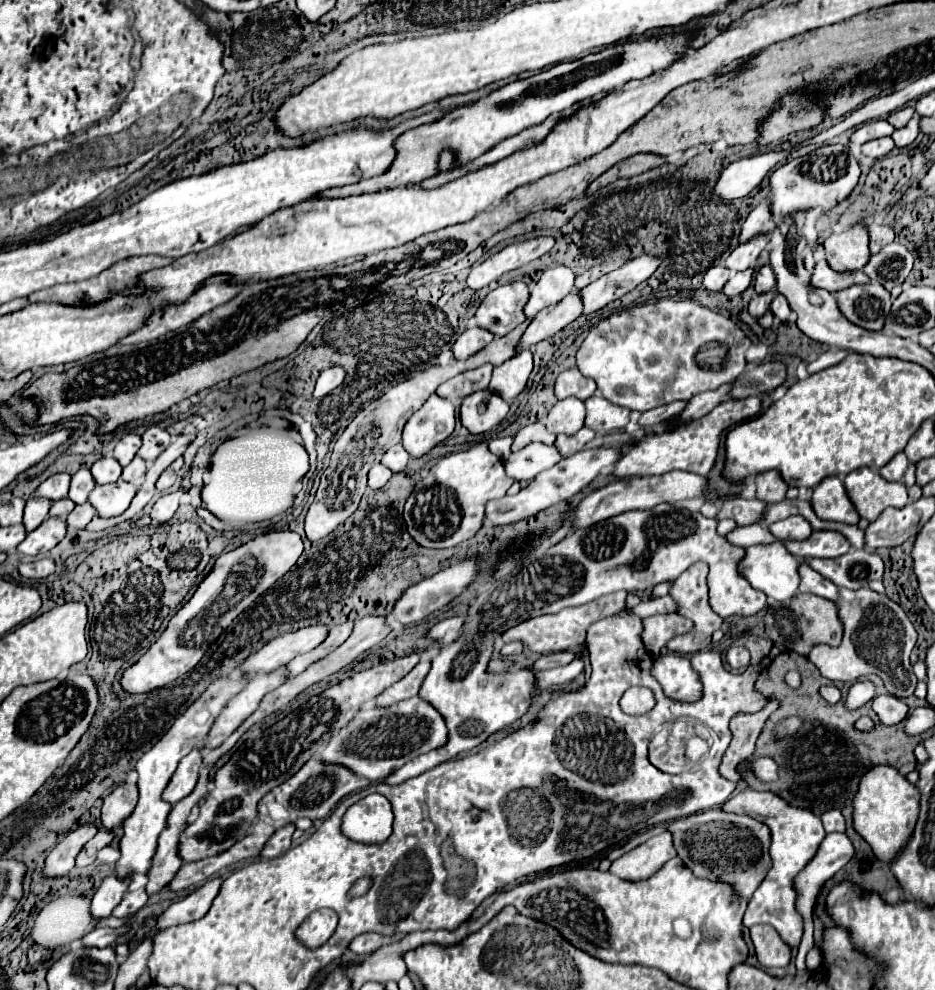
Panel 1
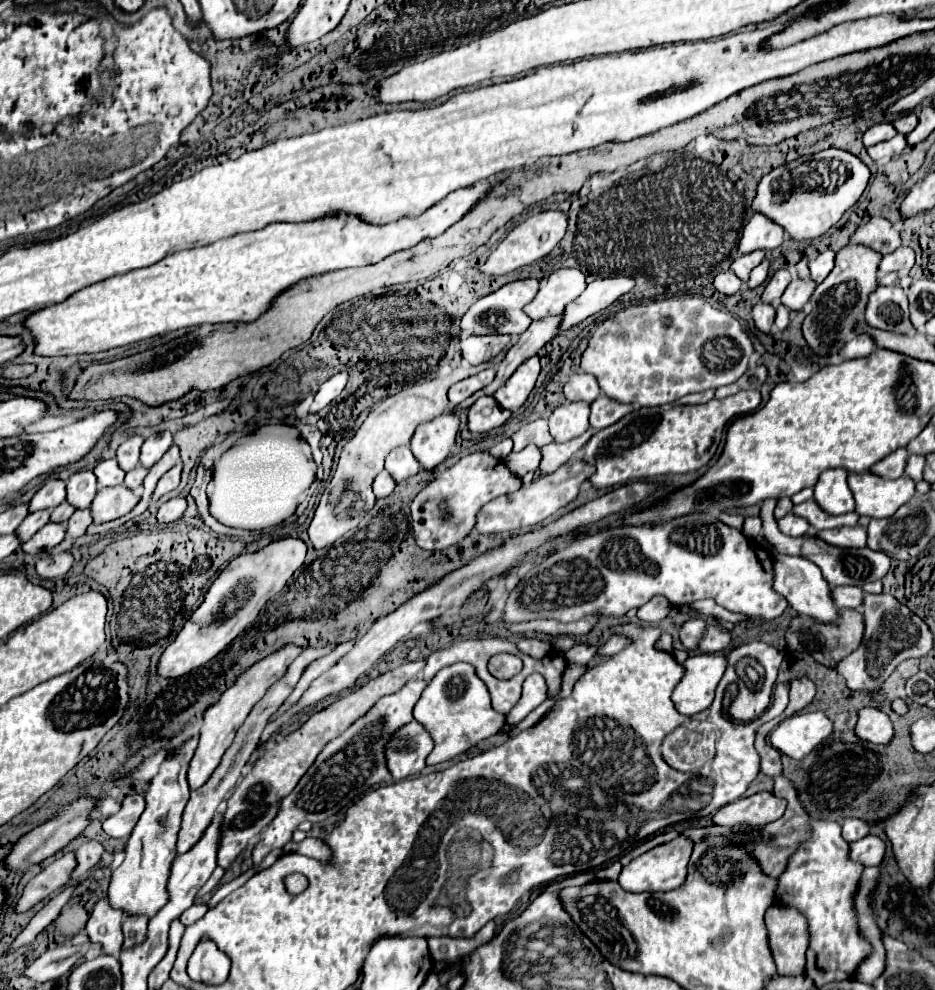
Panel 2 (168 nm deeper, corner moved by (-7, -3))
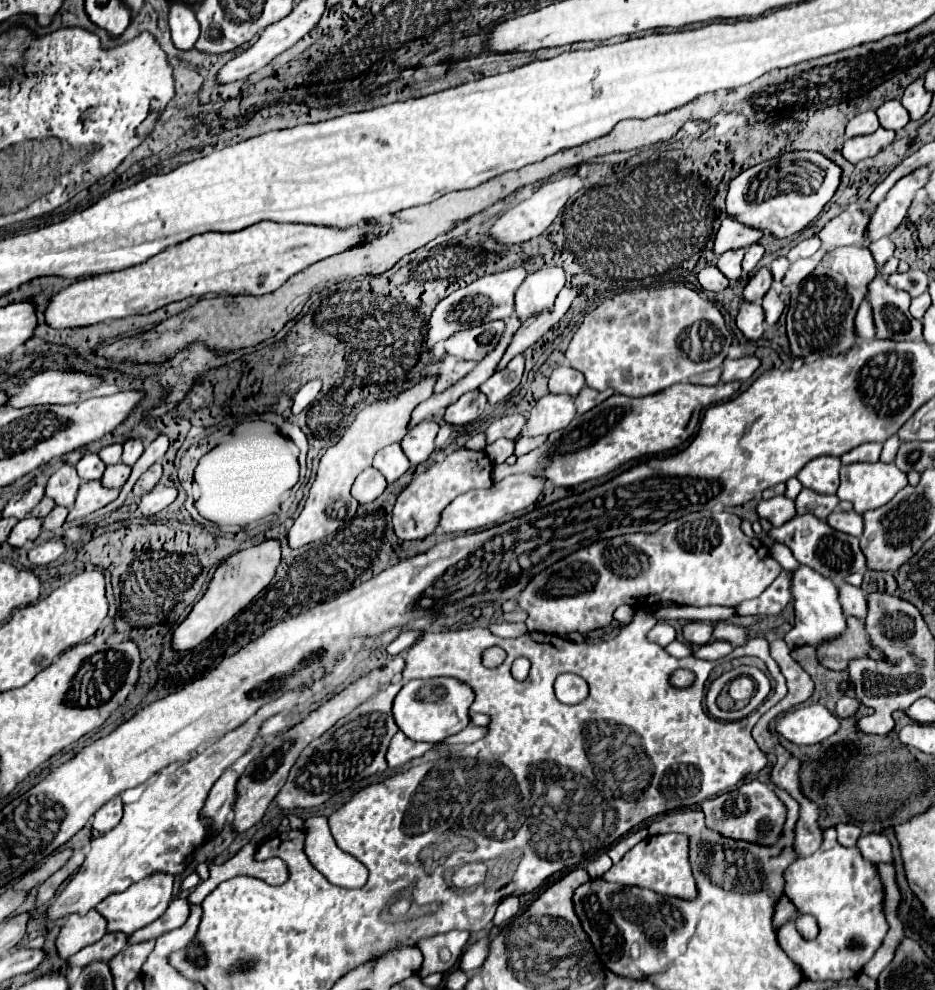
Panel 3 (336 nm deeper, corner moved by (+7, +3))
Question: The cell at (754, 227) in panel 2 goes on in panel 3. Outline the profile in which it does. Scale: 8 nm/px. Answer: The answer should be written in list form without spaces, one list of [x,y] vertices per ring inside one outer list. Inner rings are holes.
[[[726,217],[716,233],[714,239],[714,253],[722,255],[724,251],[730,249],[740,249],[740,247],[750,247],[762,239],[762,231],[756,227],[746,227],[744,223],[738,223],[736,219]]]

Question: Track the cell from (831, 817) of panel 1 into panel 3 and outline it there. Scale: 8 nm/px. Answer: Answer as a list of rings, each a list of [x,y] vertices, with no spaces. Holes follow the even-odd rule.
[[[838,823],[836,831],[838,831],[838,843],[844,845],[844,847],[854,847],[856,839],[862,833],[860,827],[856,827],[854,823]]]

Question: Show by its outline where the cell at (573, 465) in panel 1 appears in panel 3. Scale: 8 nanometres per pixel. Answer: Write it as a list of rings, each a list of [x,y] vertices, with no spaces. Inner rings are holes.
[[[512,475],[506,477],[500,483],[494,483],[490,489],[476,489],[476,491],[466,491],[458,495],[442,513],[440,527],[446,533],[466,533],[472,529],[488,527],[488,525],[498,525],[504,521],[504,517],[512,517],[518,511],[528,509],[530,505],[536,505],[542,491],[544,491],[546,479],[536,477],[536,475]]]

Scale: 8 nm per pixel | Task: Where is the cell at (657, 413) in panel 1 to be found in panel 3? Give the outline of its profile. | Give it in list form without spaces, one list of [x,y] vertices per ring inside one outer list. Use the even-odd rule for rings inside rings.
[[[718,367],[718,369],[712,369],[708,373],[700,373],[696,377],[690,377],[688,381],[690,383],[696,383],[696,385],[714,385],[714,383],[720,381],[720,373],[722,373],[722,369]]]

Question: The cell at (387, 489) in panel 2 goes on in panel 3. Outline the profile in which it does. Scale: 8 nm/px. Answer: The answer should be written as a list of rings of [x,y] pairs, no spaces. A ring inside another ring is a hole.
[[[368,467],[356,477],[356,481],[352,485],[352,495],[358,503],[370,503],[376,497],[380,497],[384,493],[384,489],[386,489],[384,475],[380,471],[376,471],[374,467]]]

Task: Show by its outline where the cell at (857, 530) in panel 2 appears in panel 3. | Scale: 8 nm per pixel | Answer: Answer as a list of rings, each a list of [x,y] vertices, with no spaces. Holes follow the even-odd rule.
[[[834,511],[826,523],[830,523],[830,527],[834,527],[836,531],[842,531],[842,533],[848,533],[848,535],[854,535],[854,537],[860,537],[862,535],[862,515],[850,511],[850,513],[844,513],[844,511]]]

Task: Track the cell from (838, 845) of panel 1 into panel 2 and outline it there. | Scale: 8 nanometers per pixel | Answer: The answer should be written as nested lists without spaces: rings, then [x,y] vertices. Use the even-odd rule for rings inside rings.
[[[868,835],[856,843],[850,843],[850,853],[854,861],[860,861],[866,867],[880,865],[886,853],[886,841],[876,835]]]

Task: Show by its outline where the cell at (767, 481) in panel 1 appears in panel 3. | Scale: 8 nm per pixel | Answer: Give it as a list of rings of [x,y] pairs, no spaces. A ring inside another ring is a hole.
[[[796,515],[788,523],[784,523],[778,529],[770,529],[766,533],[776,543],[784,543],[798,563],[812,567],[820,575],[826,575],[830,581],[840,583],[852,573],[864,573],[866,571],[866,557],[858,547],[858,539],[840,531],[834,531],[826,521],[816,519],[814,515]]]

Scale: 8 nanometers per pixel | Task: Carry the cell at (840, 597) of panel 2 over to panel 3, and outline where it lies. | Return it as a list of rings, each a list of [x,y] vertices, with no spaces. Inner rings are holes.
[[[842,581],[838,585],[838,599],[842,603],[844,615],[854,615],[858,619],[866,617],[866,595],[862,589]]]

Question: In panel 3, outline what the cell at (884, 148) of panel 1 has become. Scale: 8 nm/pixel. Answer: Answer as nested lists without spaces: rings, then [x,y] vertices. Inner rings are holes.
[[[880,127],[878,131],[874,131],[870,135],[860,135],[860,137],[846,139],[846,143],[842,147],[842,155],[850,163],[858,163],[866,157],[874,157],[880,149],[884,149],[892,141],[894,141],[894,131],[888,131],[888,129]]]

